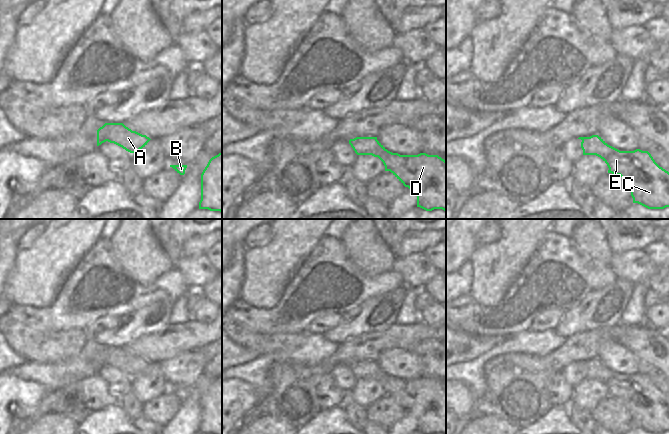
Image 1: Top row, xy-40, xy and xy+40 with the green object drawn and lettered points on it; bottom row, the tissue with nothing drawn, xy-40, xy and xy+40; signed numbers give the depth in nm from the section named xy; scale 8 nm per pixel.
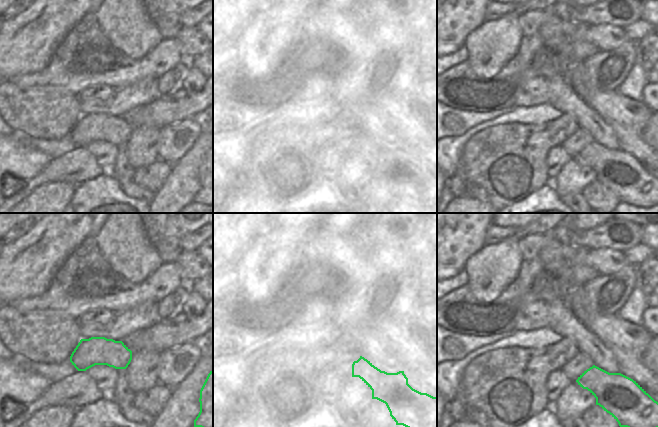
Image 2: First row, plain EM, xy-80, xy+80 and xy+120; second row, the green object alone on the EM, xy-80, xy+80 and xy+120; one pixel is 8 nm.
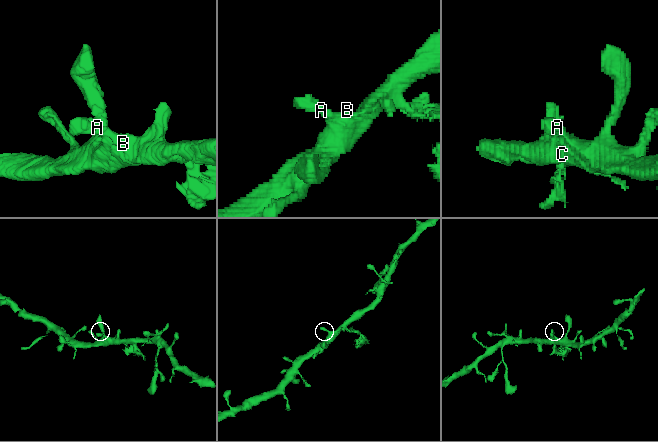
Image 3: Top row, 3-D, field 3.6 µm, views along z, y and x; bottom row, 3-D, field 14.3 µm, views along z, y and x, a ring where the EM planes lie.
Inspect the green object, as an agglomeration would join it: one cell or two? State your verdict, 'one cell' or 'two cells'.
one cell

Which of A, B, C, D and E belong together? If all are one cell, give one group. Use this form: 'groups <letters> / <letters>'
groups A B C D E

